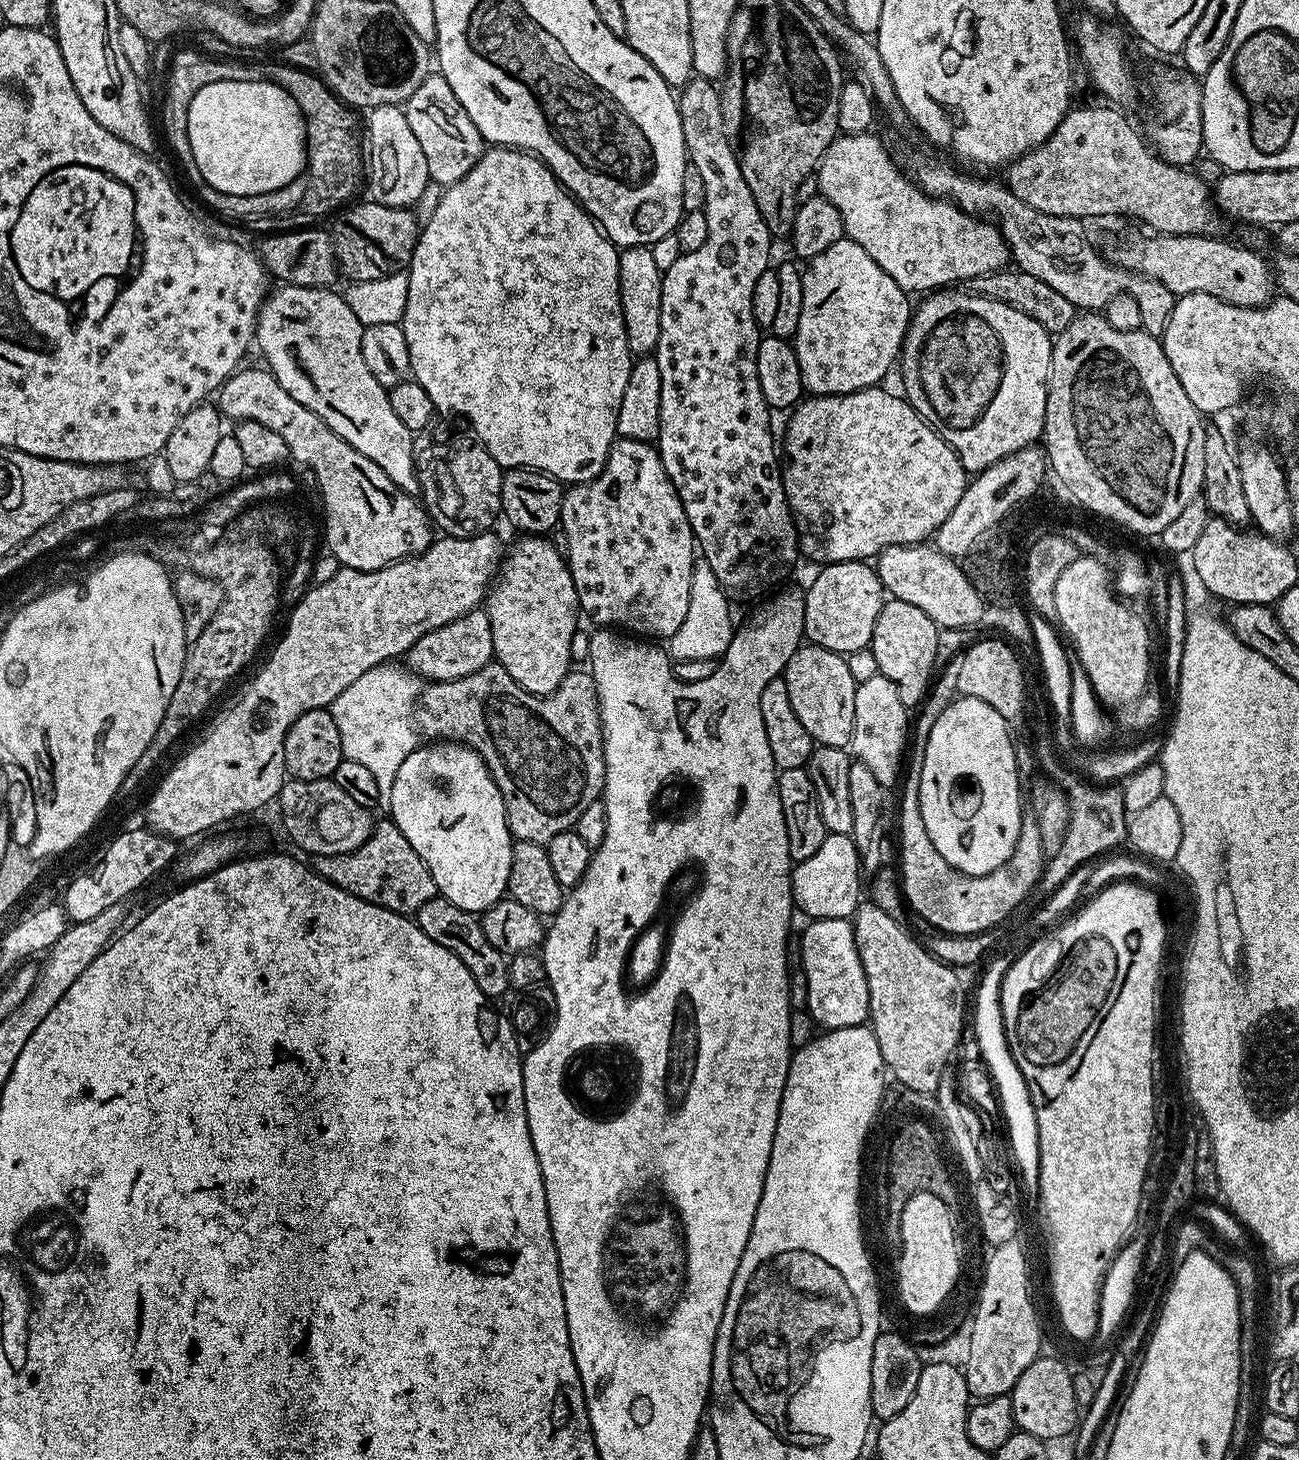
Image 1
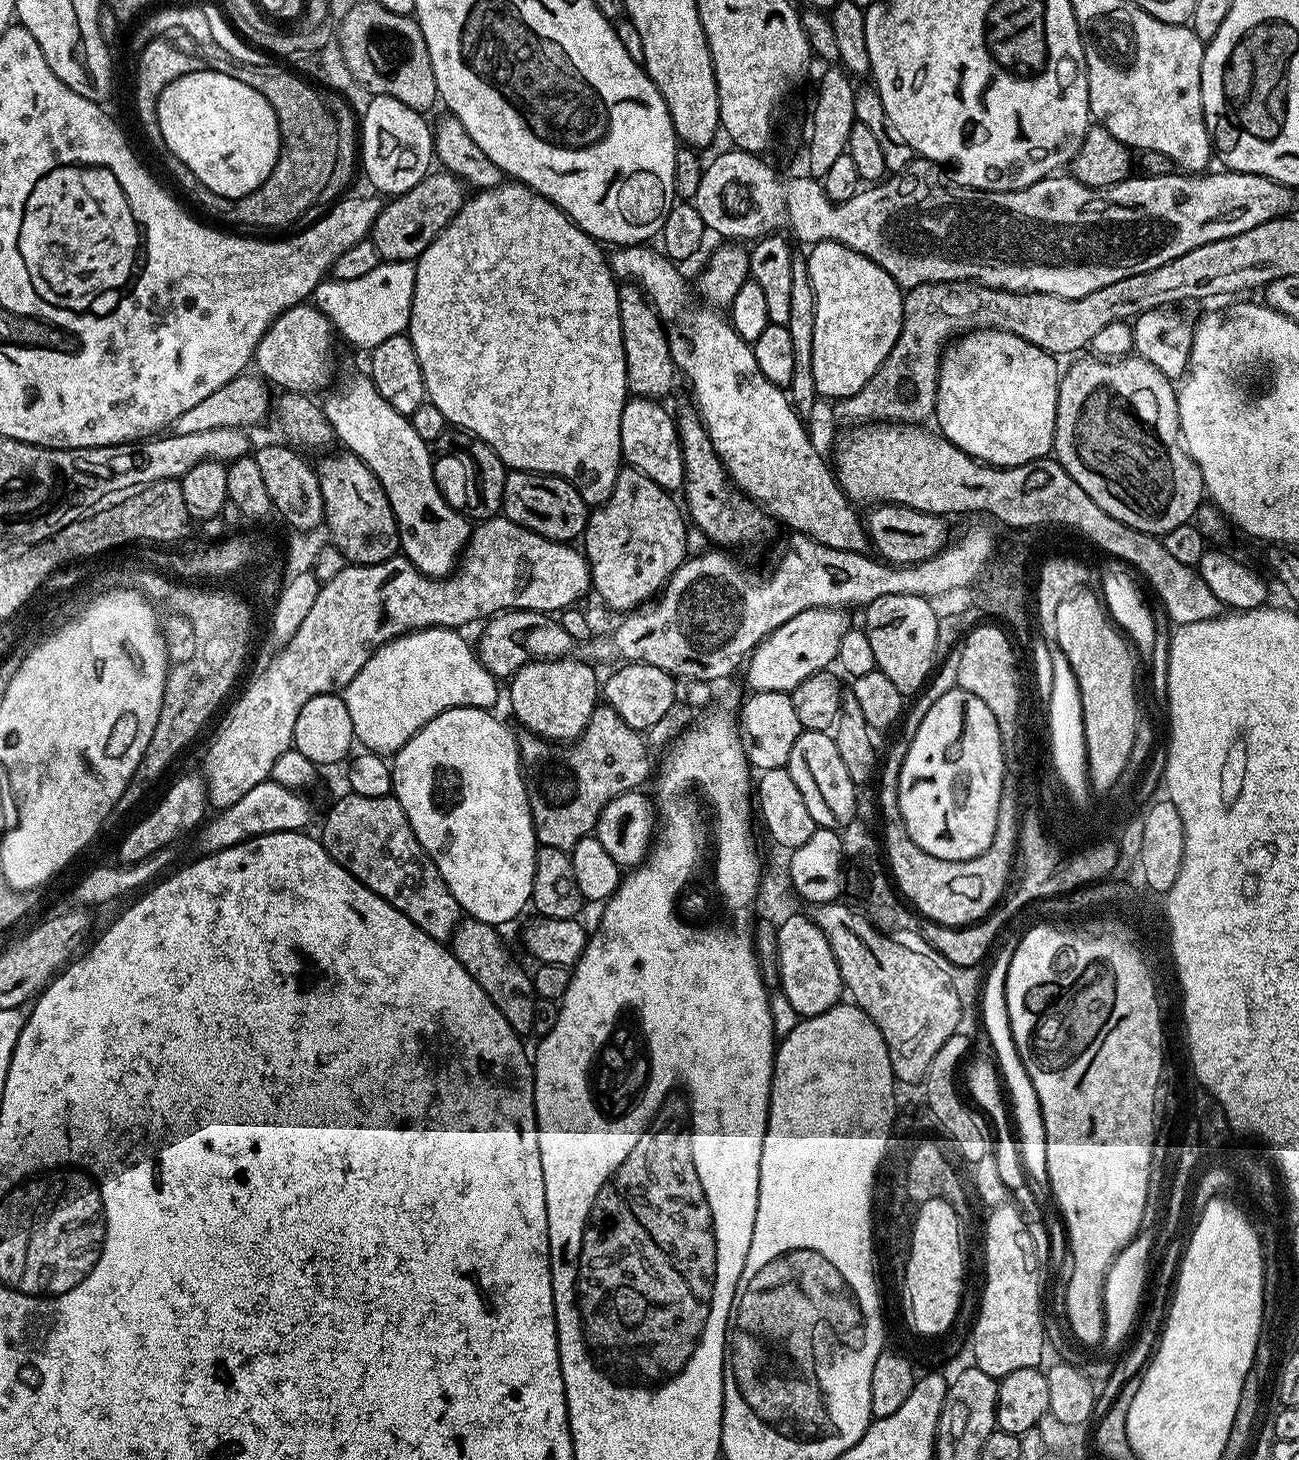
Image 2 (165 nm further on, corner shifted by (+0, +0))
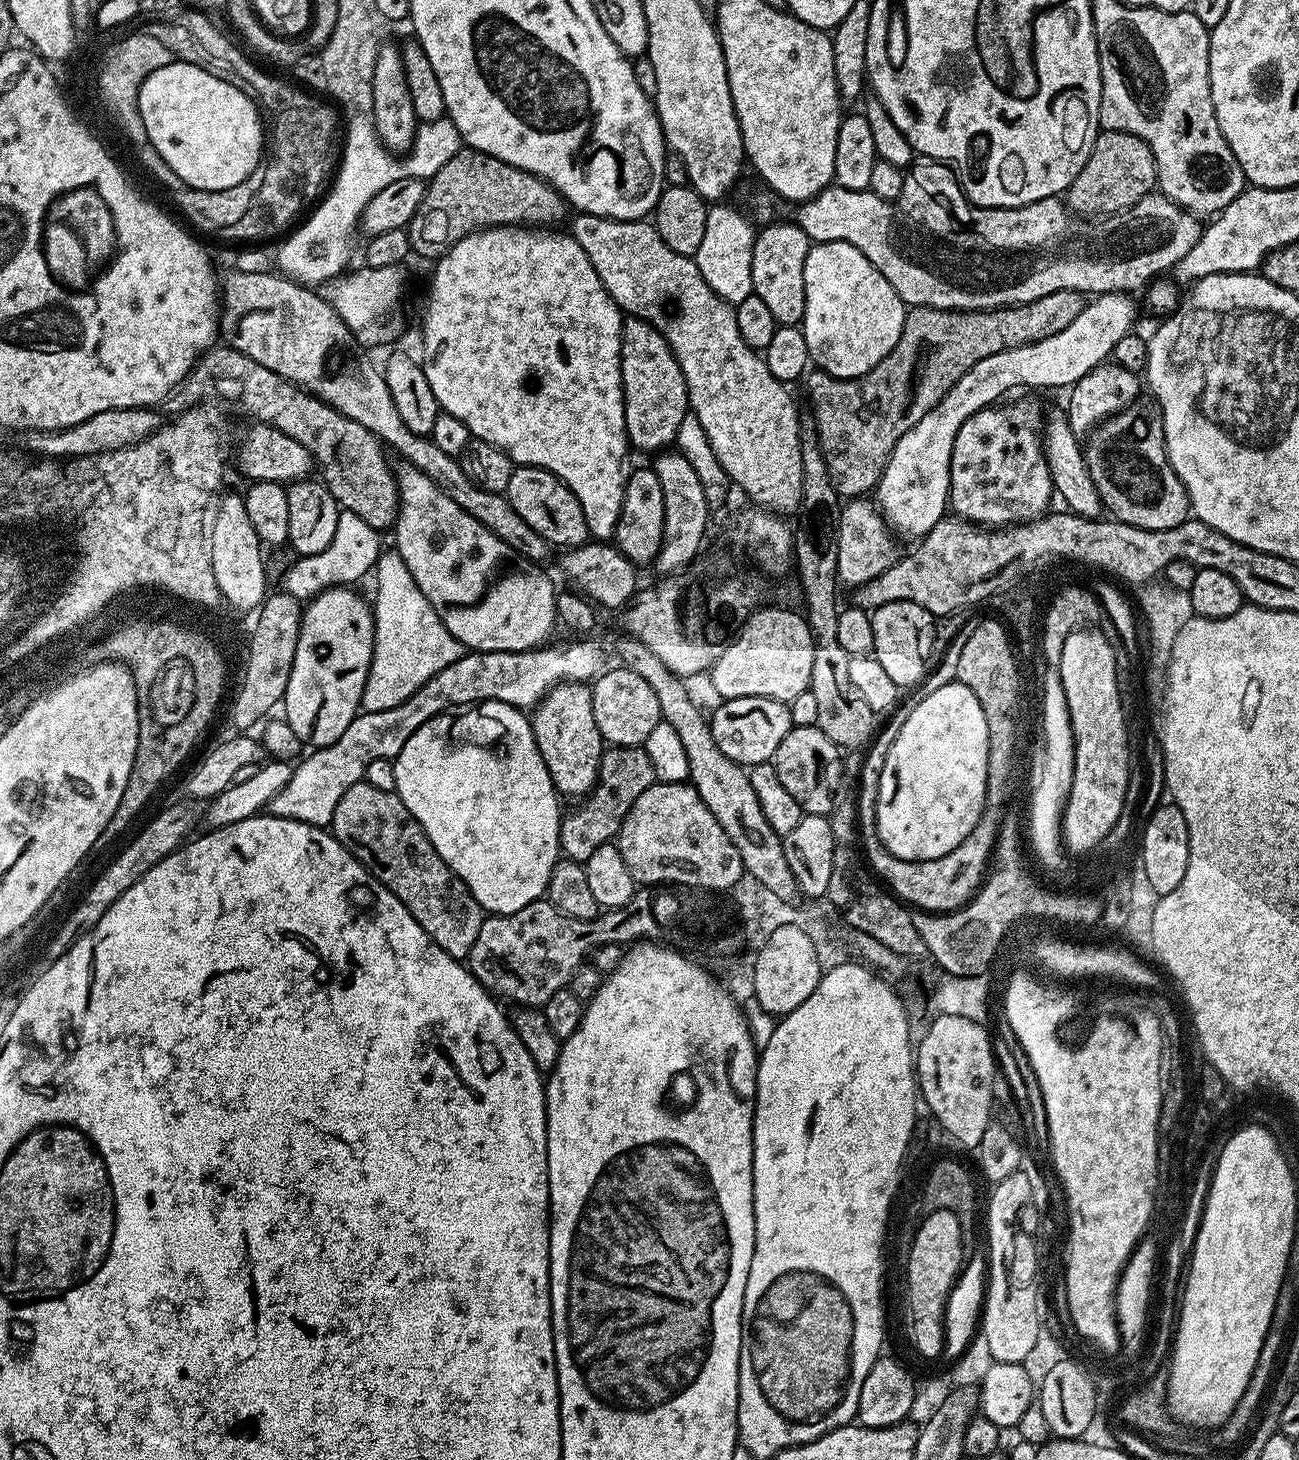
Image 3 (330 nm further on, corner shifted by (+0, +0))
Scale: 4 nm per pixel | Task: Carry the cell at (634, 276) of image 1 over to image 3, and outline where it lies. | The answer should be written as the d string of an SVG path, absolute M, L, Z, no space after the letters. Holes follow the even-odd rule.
M628 316L624 329L620 331L620 369L622 370L622 386L624 387L624 428L628 431L628 443L640 452L659 453L667 449L675 441L678 426L682 426L682 418L689 412L688 387L686 378L680 369L672 347L666 338L652 324L639 320L637 316Z

